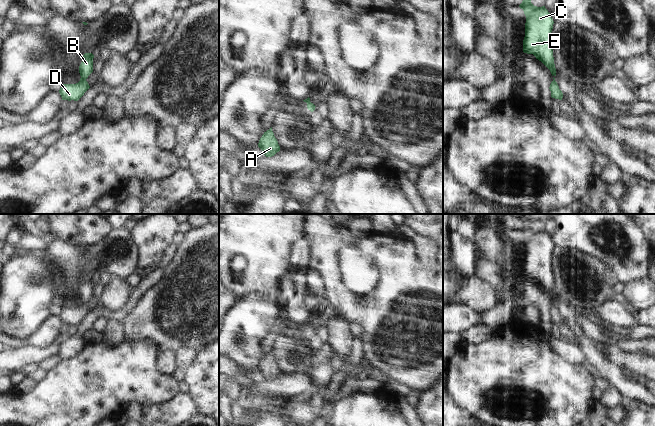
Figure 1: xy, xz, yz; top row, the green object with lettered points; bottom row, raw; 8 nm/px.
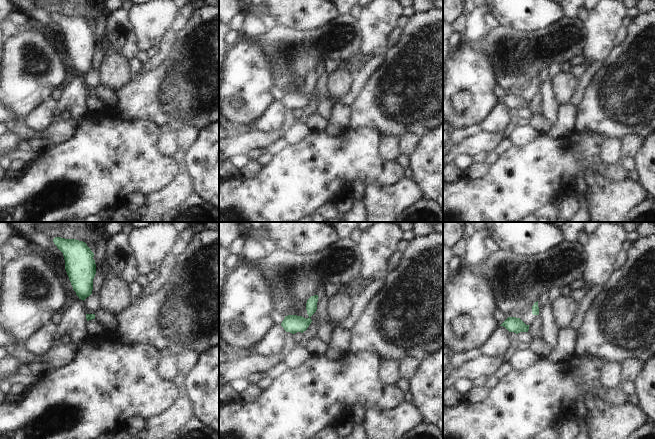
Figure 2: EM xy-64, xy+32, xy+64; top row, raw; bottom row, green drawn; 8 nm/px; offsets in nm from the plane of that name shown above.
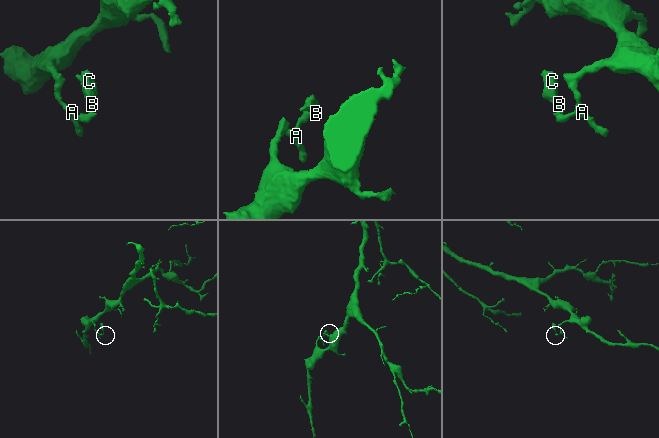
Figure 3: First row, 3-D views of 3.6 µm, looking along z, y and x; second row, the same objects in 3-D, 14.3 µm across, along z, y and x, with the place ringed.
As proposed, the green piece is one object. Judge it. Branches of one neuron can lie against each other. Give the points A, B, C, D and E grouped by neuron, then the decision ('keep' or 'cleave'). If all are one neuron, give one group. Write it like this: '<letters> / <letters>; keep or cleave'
A D / B C E; cleave

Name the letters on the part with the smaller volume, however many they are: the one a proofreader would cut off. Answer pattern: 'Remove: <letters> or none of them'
Remove: B, C, E.

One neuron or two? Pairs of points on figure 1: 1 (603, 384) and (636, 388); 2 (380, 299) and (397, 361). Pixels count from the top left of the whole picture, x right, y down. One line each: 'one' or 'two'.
1: two
2: one

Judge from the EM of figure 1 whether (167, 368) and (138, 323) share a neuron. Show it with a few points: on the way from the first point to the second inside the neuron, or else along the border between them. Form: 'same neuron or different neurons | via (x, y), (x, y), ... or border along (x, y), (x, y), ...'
different neurons | border along (174, 350), (160, 351)

